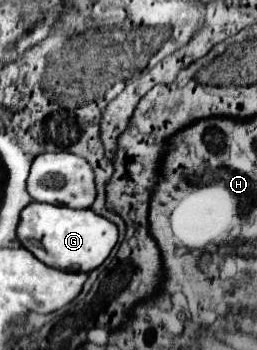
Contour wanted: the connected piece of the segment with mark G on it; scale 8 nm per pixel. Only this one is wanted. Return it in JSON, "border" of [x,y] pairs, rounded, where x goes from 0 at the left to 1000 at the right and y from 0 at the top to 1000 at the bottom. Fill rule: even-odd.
{"border":[[[121,577],[82,606],[82,629],[66,646],[66,674],[128,731],[144,731],[167,754],[261,777],[354,777],[409,749],[440,703],[455,697],[463,657],[455,646],[370,611],[362,600],[284,600],[261,589],[206,589]]]}

